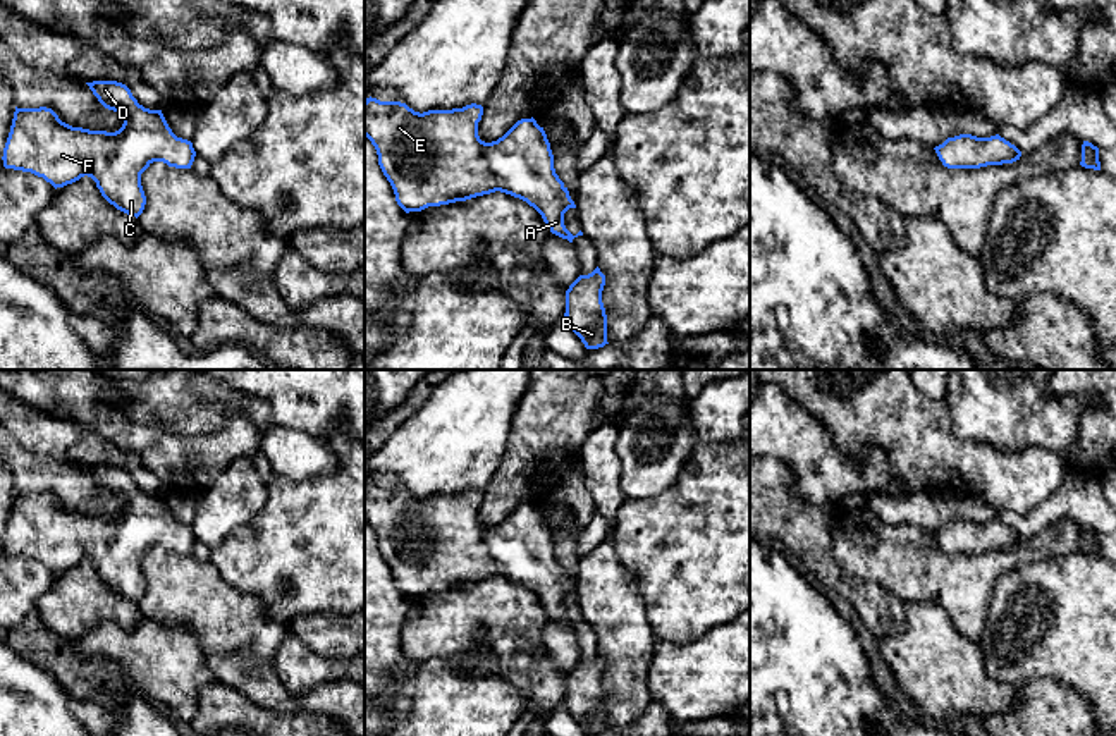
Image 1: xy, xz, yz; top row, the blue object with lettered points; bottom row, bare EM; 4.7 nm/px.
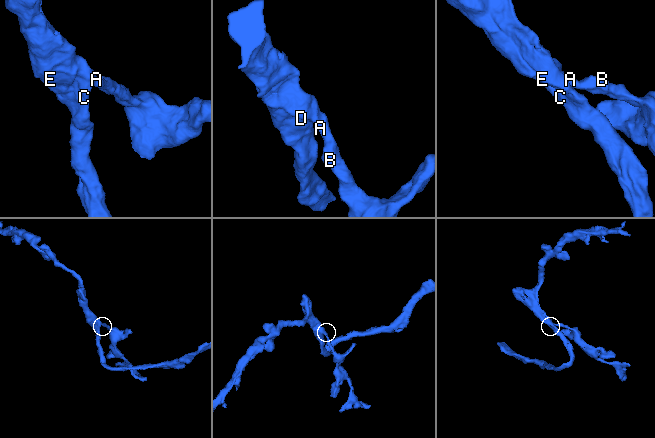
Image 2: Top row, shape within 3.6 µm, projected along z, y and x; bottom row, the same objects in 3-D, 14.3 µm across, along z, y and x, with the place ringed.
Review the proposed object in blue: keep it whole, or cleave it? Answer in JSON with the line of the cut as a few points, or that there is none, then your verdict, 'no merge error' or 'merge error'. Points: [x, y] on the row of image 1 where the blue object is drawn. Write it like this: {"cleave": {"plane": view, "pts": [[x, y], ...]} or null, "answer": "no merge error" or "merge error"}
{"cleave": null, "answer": "no merge error"}

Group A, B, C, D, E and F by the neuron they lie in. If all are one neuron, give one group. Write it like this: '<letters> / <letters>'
A B C D E F

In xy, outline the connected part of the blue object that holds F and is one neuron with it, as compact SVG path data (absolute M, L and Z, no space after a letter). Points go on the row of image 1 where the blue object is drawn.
M117 81L86 83L98 101L124 117L115 132L72 127L46 107L17 108L3 148L3 167L31 172L43 177L55 189L88 175L96 182L101 196L117 210L139 217L146 205L141 174L153 163L163 162L175 169L191 169L196 151L193 143L177 138L169 127L162 110L150 110L138 103L131 89Z

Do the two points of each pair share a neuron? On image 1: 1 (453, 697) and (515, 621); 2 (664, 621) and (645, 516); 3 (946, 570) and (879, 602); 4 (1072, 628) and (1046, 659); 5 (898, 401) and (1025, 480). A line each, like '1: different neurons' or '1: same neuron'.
1: different neurons
2: same neuron
3: different neurons
4: same neuron
5: same neuron

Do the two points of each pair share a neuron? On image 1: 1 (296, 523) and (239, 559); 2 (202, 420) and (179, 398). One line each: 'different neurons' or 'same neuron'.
1: same neuron
2: same neuron

